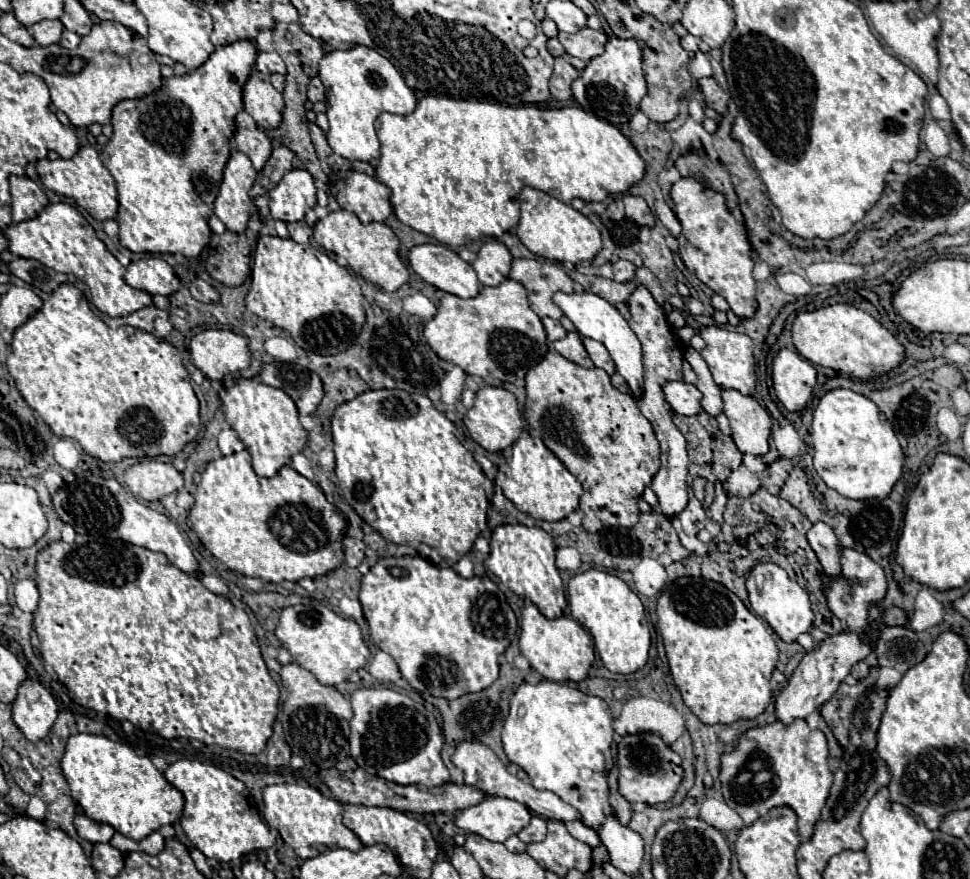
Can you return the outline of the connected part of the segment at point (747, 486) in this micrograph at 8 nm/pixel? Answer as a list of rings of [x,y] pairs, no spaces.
[[[745,465],[733,471],[731,477],[727,479],[727,491],[729,495],[735,495],[735,497],[751,497],[759,487],[761,487],[759,477],[751,473]]]

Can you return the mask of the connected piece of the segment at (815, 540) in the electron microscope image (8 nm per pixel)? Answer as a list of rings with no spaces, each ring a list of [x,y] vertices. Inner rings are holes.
[[[815,523],[807,533],[809,545],[813,547],[819,563],[825,569],[827,577],[839,577],[841,575],[841,561],[839,551],[843,549],[833,533],[833,529],[825,523]]]

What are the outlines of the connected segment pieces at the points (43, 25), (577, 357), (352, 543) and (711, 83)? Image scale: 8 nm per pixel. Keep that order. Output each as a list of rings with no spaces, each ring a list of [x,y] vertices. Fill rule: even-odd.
[[[59,19],[39,21],[37,25],[31,25],[31,29],[29,29],[29,33],[33,35],[33,41],[41,47],[57,43],[61,39],[61,31],[63,31],[63,23]]]
[[[567,333],[565,339],[553,343],[553,349],[555,349],[559,355],[563,355],[565,359],[569,359],[569,361],[585,367],[585,369],[591,369],[591,367],[593,367],[593,361],[589,359],[589,355],[587,355],[587,351],[585,351],[579,333]]]
[[[353,537],[343,539],[343,551],[345,551],[345,563],[349,567],[359,567],[359,563],[365,557],[365,543]]]
[[[713,77],[699,79],[699,85],[701,85],[701,91],[703,91],[703,97],[705,97],[707,107],[711,107],[711,109],[715,109],[719,115],[723,115],[723,113],[727,111],[729,95],[719,87],[719,83],[717,83]]]

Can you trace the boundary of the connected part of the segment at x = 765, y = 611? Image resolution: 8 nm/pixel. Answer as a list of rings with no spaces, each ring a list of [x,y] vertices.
[[[757,563],[747,577],[747,591],[749,591],[751,610],[761,619],[765,619],[783,641],[787,643],[795,641],[797,635],[807,633],[809,627],[813,625],[815,615],[807,591],[801,589],[801,585],[797,585],[797,581],[793,581],[779,565]]]

